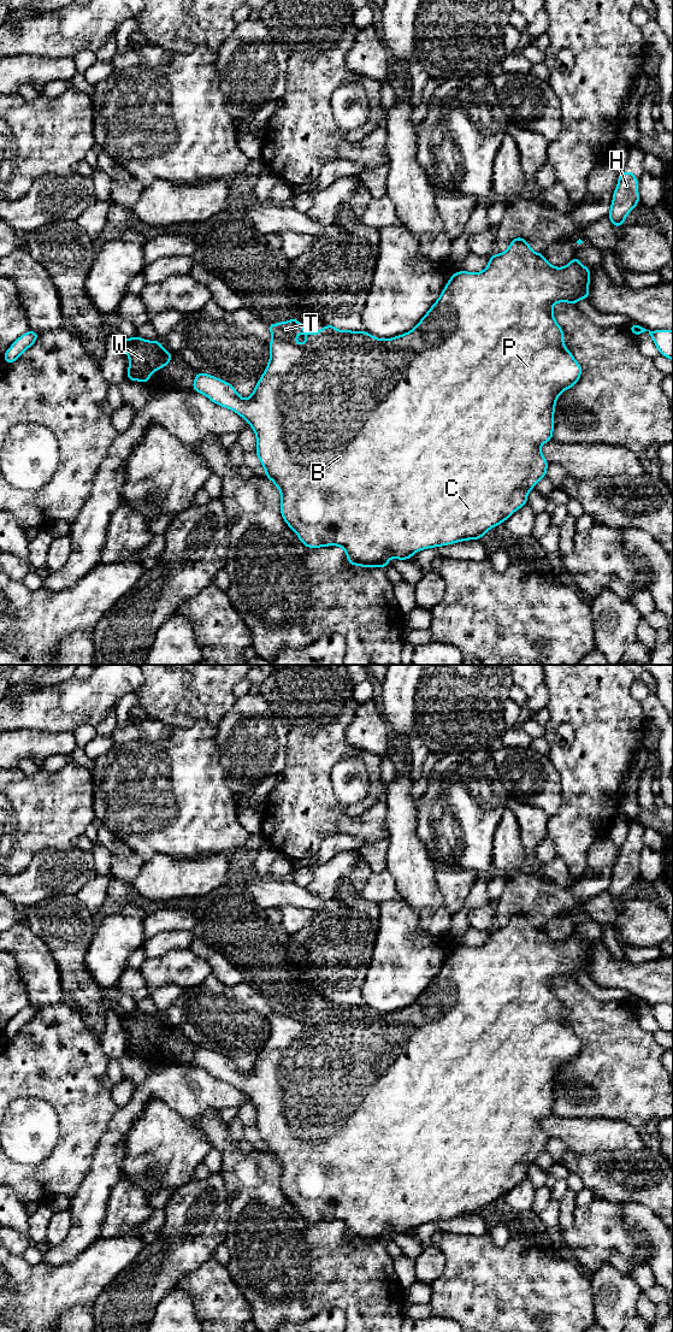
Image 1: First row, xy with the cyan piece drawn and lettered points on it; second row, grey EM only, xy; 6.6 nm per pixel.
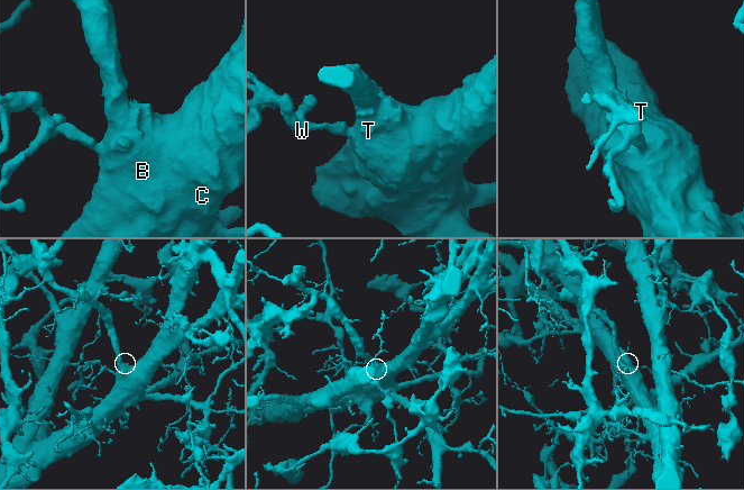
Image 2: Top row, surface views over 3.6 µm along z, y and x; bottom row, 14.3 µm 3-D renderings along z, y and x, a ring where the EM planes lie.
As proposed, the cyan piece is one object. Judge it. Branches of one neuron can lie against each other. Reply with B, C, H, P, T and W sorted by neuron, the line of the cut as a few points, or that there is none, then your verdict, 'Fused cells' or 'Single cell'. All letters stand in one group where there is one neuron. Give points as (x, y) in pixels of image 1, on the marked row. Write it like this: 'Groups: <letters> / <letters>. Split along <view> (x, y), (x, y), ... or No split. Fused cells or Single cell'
Groups: B C H P T W. No split. Single cell

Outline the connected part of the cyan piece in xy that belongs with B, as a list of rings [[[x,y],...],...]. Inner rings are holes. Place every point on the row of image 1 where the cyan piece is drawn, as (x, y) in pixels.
[[[515,237],[504,253],[494,253],[490,257],[483,272],[462,270],[455,272],[438,300],[409,332],[380,340],[367,331],[340,331],[333,325],[325,325],[318,332],[309,334],[293,316],[290,322],[267,324],[272,334],[270,360],[248,399],[242,399],[230,383],[203,372],[196,373],[193,389],[212,402],[232,409],[252,426],[256,436],[255,454],[266,471],[264,477],[270,478],[279,489],[281,514],[305,547],[340,546],[346,550],[347,560],[353,566],[385,568],[391,558],[409,560],[413,554],[426,548],[480,540],[488,530],[504,523],[527,503],[529,491],[545,477],[549,465],[541,452],[541,446],[553,440],[556,400],[563,390],[578,383],[583,371],[563,344],[563,330],[555,322],[553,305],[555,302],[575,305],[580,299],[589,300],[590,276],[591,270],[583,266],[577,255],[567,266],[554,267],[542,253],[533,252],[525,238]],[[300,332],[306,334],[305,346],[295,341]]]

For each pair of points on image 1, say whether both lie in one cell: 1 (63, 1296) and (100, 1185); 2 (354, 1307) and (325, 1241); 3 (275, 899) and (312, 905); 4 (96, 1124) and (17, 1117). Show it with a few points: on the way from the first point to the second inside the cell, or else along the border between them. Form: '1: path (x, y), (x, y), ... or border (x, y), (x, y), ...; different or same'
1: border (98, 1239), (71, 1261), (58, 1266), (48, 1265); different
2: path (354, 1290), (325, 1257); same
3: path (284, 899), (302, 899); same
4: border (40, 1098), (58, 1118), (58, 1141), (53, 1148); different

